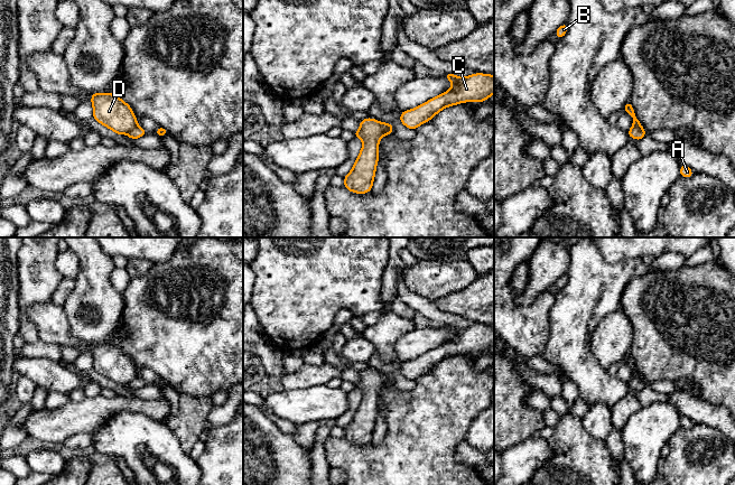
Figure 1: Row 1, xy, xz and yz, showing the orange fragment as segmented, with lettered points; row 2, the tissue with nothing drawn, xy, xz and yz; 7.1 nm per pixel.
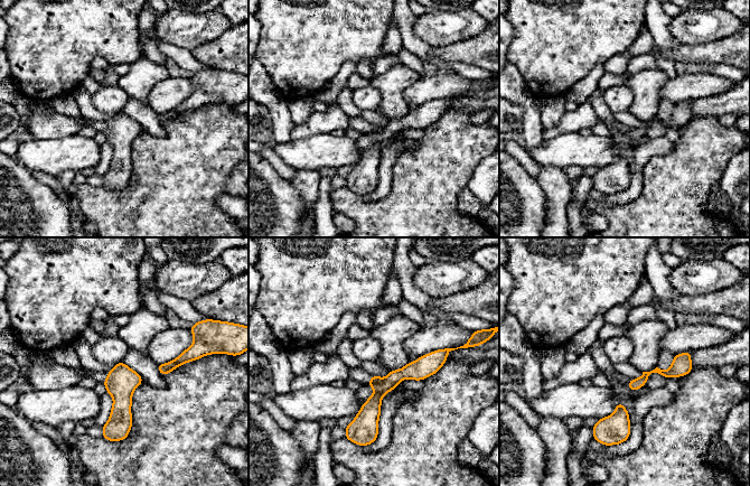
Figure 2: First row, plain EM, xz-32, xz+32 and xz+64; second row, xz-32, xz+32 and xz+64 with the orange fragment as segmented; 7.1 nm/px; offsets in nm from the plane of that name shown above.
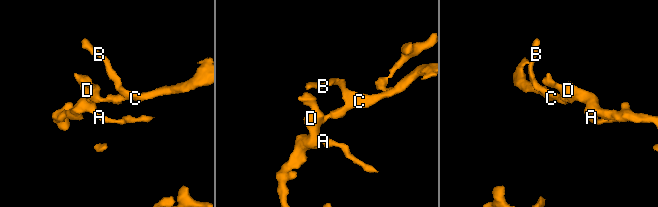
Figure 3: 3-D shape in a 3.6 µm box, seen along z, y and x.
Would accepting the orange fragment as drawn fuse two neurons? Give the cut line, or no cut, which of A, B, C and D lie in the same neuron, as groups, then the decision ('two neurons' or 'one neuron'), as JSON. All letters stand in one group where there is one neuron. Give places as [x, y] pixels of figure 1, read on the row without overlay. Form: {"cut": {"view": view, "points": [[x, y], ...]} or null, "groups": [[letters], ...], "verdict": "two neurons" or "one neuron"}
{"cut": {"view": "xz", "points": [[384, 374], [384, 383], [379, 389]]}, "groups": [["A", "D"], ["B", "C"]], "verdict": "two neurons"}

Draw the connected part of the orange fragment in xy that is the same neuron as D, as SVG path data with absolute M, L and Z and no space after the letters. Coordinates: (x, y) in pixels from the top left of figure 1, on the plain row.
M94 344L91 346L93 369L117 385L124 385L136 379L137 369L123 351L113 344Z

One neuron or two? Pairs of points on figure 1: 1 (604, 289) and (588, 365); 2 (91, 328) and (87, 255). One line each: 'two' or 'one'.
1: one
2: one

